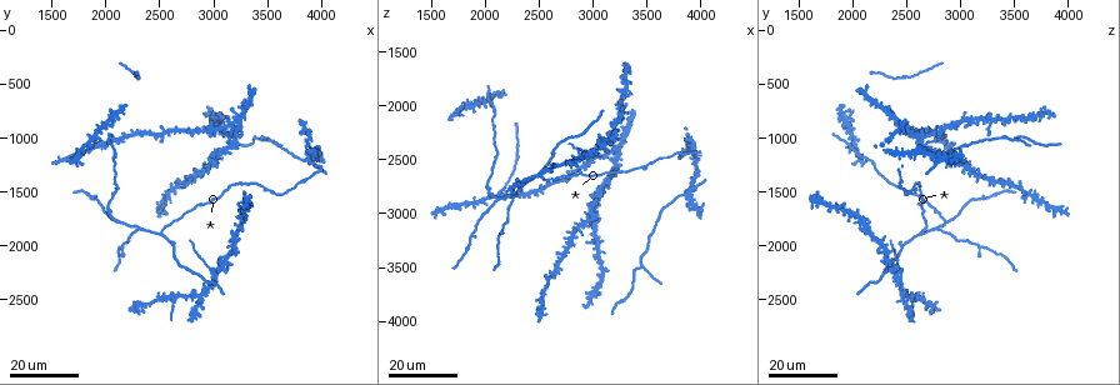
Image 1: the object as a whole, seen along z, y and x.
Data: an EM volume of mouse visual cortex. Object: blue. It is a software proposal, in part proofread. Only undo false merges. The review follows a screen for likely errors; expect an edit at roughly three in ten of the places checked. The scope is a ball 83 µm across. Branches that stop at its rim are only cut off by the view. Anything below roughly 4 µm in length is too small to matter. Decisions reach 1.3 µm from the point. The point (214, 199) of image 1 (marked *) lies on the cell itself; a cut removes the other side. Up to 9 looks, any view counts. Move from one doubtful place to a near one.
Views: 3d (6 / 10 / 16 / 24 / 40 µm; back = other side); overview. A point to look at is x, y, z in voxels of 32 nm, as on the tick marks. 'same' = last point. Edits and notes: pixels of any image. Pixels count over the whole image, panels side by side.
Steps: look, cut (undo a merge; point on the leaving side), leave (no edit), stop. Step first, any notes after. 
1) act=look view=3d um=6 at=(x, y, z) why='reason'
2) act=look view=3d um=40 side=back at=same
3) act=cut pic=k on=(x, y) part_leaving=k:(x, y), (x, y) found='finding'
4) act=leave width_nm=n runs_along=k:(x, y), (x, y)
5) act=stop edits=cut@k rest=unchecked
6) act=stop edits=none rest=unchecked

act=look view=3d um=16 at=(2340, 1860, 2780) why='thin arm on a thick one'

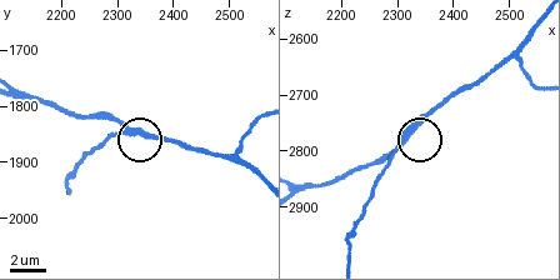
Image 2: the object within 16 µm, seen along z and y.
act=look view=3d um=6 at=(2310, 1840, 2785)

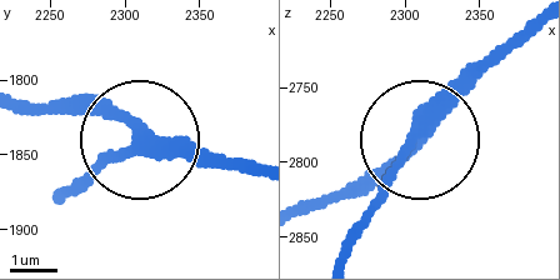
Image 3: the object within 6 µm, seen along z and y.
act=leave side_arm_um=32 found='one cell here'

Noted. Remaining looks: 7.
act=look view=3d um=16 at=(2520, 1880, 2620) why='branch point'

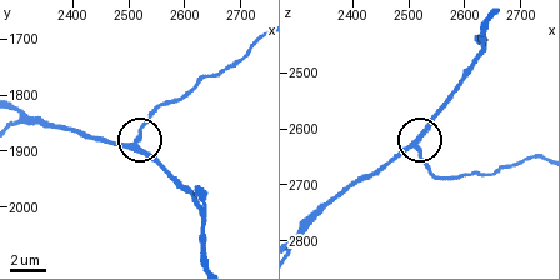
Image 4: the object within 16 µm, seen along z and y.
act=look view=3d um=6 at=(2500, 1885, 2635)

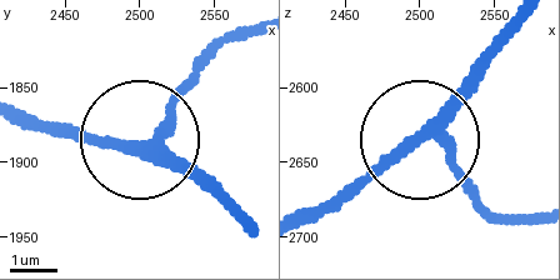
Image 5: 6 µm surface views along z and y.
act=leave width_nm=250 runs_along=5:(253, 24), (229, 36), (141, 144), (213, 176) found='continuous, no second cell'

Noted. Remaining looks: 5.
act=look view=3d um=16 at=(3440, 1040, 3480) why='three-way junction'

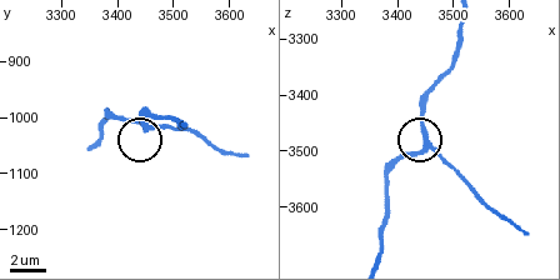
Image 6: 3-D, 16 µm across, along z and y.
act=look view=3d um=6 at=(3455, 1020, 3480)

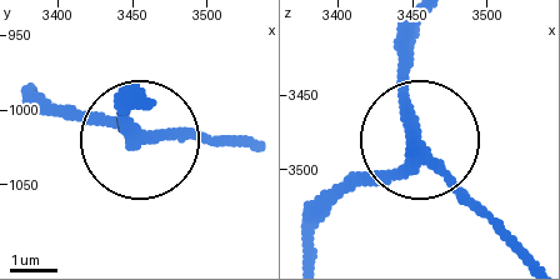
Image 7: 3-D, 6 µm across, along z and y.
act=leave side_arm_um=8 found='all the same cell'

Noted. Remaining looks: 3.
act=look view=3d um=24 at=(3120, 800, 3540) why='four arms meet'

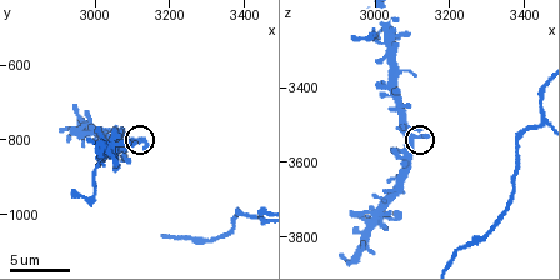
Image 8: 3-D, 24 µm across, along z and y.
act=look view=3d um=10 at=same

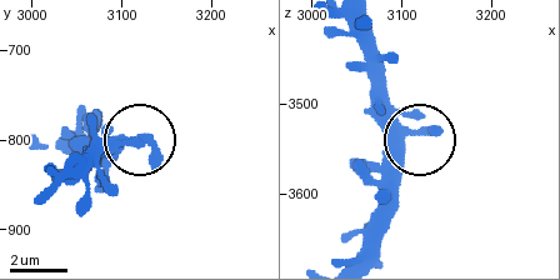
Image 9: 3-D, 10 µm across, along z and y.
act=leave arms=4 found='one cell here'

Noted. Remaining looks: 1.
act=stop edits=none rest=unchecked

